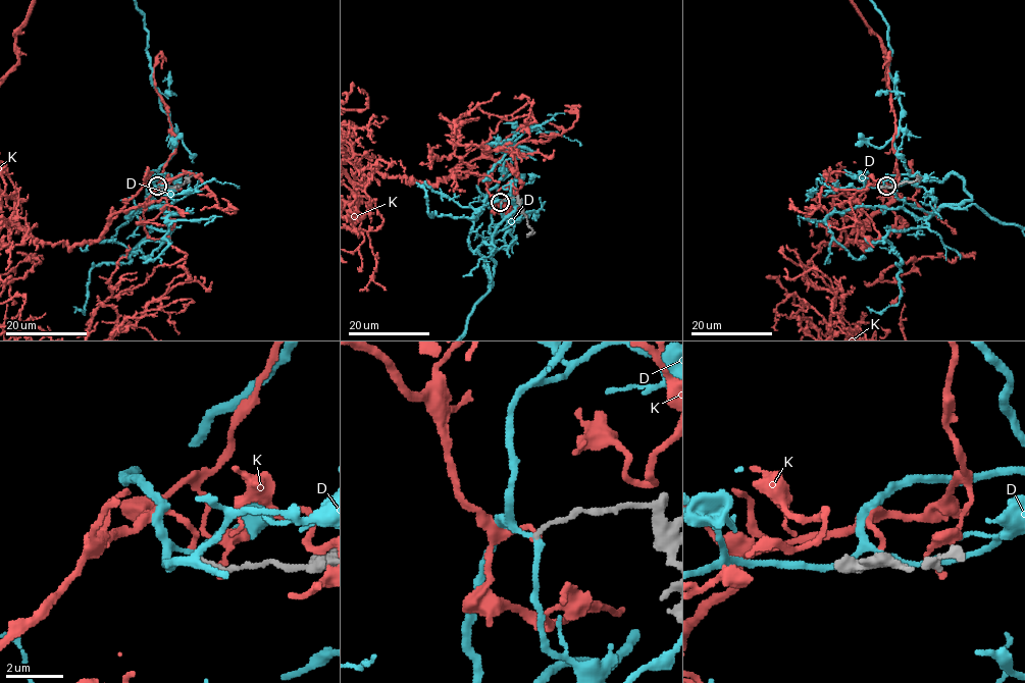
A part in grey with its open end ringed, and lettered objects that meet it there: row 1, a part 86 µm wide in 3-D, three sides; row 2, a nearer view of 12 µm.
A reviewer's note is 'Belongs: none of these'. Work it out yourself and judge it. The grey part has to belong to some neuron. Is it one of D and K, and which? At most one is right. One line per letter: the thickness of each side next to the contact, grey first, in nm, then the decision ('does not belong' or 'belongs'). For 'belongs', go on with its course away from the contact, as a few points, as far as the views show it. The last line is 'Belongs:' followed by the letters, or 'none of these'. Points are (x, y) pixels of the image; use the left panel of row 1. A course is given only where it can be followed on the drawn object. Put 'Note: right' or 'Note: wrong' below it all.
D: 150 nm thick on the grey side, 200 nm on the other; does not belong
K: 140 nm thick on the grey side, 170 nm on the other; belongs
Belongs: K
Note: wrong

